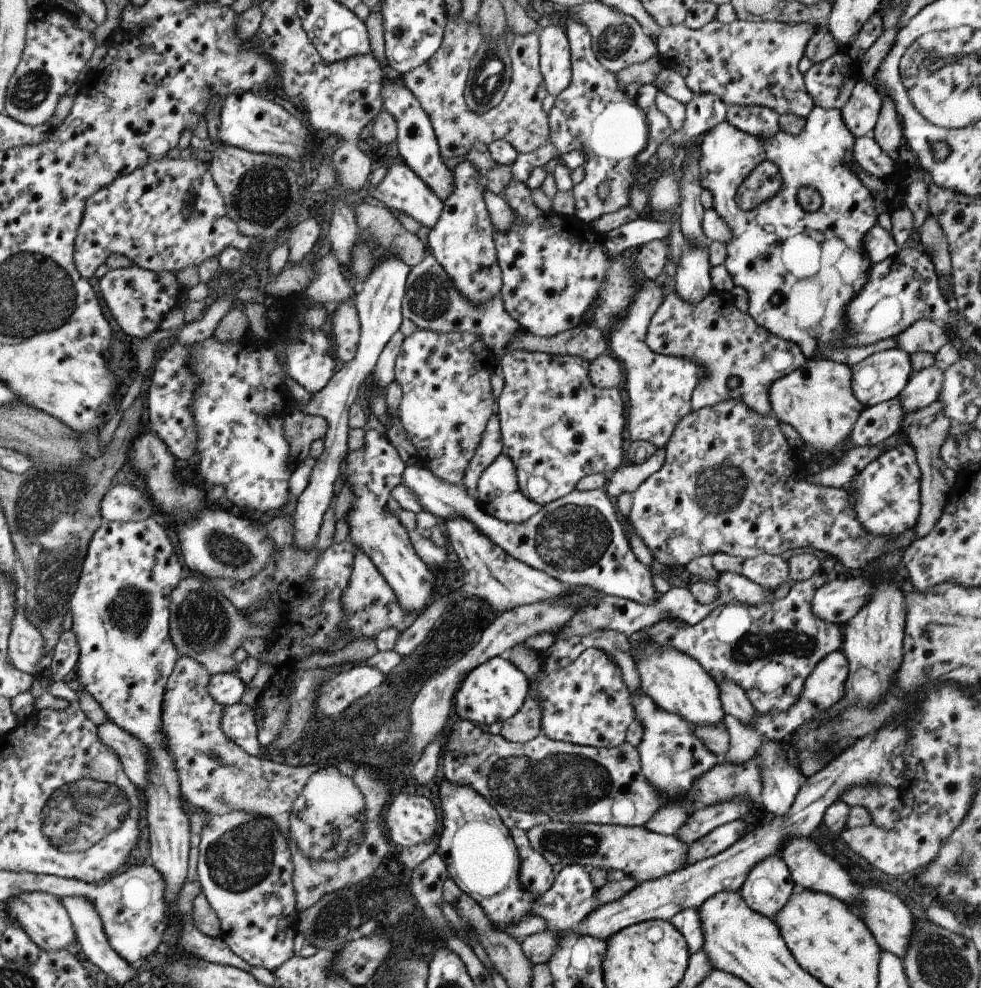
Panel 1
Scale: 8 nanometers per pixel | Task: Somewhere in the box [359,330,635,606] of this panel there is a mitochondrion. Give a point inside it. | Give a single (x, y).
(571, 538)

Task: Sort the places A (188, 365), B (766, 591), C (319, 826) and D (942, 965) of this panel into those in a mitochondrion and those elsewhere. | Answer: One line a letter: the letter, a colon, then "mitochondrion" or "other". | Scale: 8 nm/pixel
A: other
B: other
C: mitochondrion
D: mitochondrion

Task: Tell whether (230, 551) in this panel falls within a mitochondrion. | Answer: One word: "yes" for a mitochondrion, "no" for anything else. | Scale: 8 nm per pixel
yes

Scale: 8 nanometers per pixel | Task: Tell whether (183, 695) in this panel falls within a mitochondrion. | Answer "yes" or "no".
no

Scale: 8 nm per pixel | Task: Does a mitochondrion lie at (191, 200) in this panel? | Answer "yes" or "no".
yes

